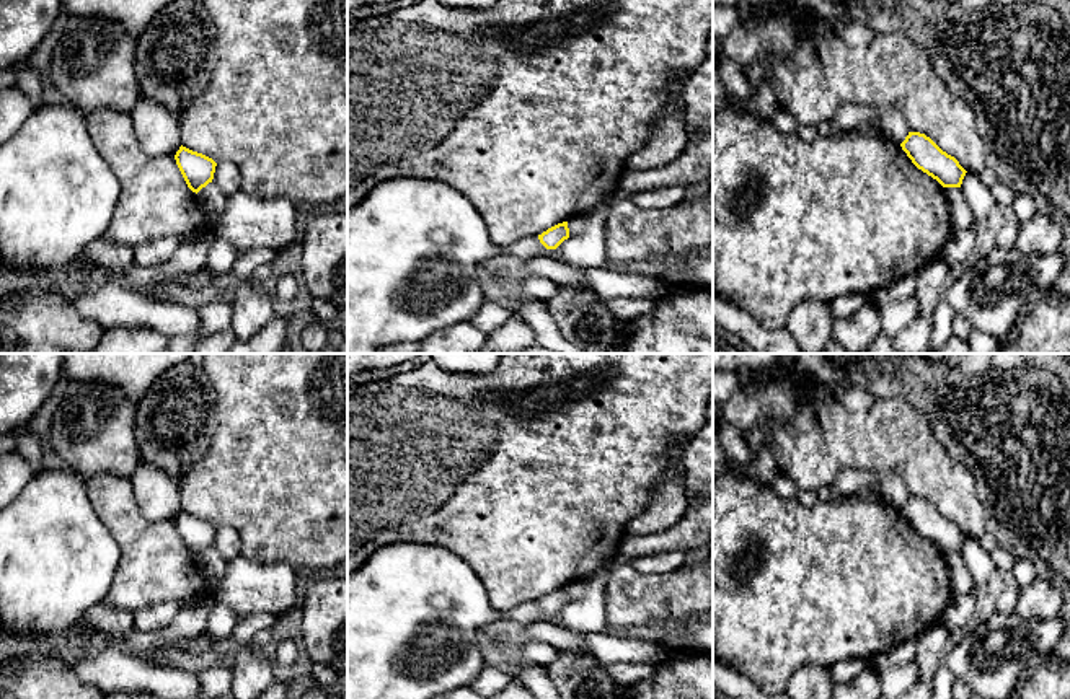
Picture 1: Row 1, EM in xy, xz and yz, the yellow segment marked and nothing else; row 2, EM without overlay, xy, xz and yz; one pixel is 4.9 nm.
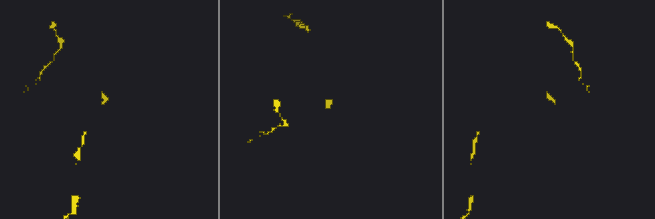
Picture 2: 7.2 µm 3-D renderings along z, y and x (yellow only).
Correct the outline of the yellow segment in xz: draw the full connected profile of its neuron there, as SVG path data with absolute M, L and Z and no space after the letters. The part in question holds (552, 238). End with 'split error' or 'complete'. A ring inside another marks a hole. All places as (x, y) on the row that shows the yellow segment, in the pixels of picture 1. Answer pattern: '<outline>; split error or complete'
M568 222L558 223L543 231L542 235L538 235L540 243L546 249L556 249L568 238L569 238Z; complete

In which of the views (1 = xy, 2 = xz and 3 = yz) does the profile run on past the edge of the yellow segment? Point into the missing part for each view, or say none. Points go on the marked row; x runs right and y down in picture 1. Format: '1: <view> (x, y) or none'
1: none
2: none
3: none

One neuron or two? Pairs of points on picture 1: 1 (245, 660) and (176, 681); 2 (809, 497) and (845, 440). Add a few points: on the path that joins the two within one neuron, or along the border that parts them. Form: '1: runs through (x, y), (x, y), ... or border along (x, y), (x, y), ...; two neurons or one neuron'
1: border along (157, 665), (188, 670), (194, 675); two neurons
2: border along (800, 489), (814, 491); two neurons

